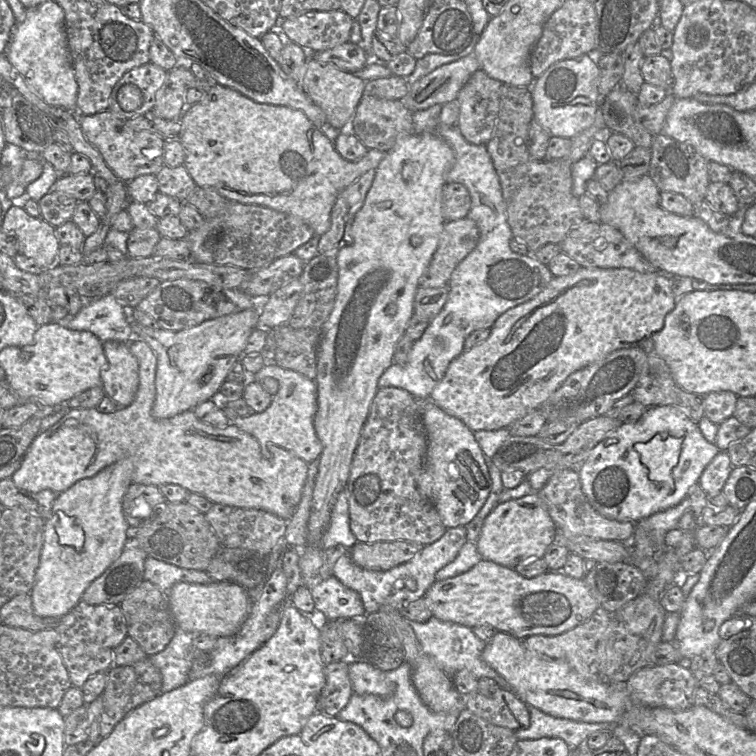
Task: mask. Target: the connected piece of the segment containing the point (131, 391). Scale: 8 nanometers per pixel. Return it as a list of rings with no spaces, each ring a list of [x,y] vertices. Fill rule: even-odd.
[[[106,341],[103,350],[107,363],[101,370],[101,386],[118,407],[127,407],[138,390],[138,361],[125,342]]]

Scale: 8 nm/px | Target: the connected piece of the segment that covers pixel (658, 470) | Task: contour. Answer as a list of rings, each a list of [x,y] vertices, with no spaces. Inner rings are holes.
[[[672,405],[654,406],[647,408],[638,421],[623,423],[609,432],[591,450],[578,468],[578,474],[584,494],[598,513],[620,522],[636,523],[678,505],[687,497],[689,488],[699,482],[704,469],[719,451],[704,438],[698,424],[686,412]]]

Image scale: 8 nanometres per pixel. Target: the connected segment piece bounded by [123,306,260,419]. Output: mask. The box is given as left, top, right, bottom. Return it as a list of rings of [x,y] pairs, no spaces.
[[[123,306],[123,312],[133,337],[146,342],[156,355],[156,397],[151,414],[156,419],[165,419],[193,410],[207,400],[218,399],[219,389],[228,372],[235,362],[240,361],[250,334],[258,327],[260,308],[206,320],[180,331],[141,325],[134,320],[131,306]]]

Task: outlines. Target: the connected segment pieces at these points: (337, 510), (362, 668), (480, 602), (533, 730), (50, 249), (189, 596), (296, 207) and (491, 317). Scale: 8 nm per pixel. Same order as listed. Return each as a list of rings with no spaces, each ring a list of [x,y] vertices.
[[[346,488],[337,497],[331,512],[330,523],[321,537],[319,544],[323,550],[342,544],[348,550],[358,541],[350,529],[348,491]]]
[[[349,660],[349,677],[353,693],[372,694],[387,698],[393,693],[393,687],[385,677],[385,672],[362,660]]]
[[[484,559],[464,573],[435,581],[424,598],[432,617],[469,628],[489,626],[520,640],[532,635],[565,633],[588,620],[600,607],[583,578],[575,579],[562,571],[526,578],[514,568]]]
[[[528,706],[530,725],[526,729],[515,732],[517,740],[538,740],[541,738],[560,738],[564,740],[571,750],[578,750],[582,743],[596,731],[610,731],[617,724],[585,723],[565,718],[556,718],[548,715],[538,708]]]
[[[11,206],[1,227],[15,239],[18,252],[34,259],[41,268],[48,269],[57,263],[60,244],[55,227],[41,217],[32,217],[23,207]]]
[[[213,581],[205,585],[176,583],[168,593],[167,600],[177,629],[192,635],[206,634],[216,638],[236,634],[246,621],[251,608],[247,590],[229,581]]]
[[[217,83],[208,90],[203,101],[186,107],[180,121],[181,132],[178,140],[181,142],[186,151],[183,166],[186,168],[197,186],[214,190],[229,201],[263,206],[278,212],[299,217],[312,228],[314,236],[322,236],[329,230],[331,225],[331,212],[340,193],[353,184],[367,171],[375,170],[386,154],[386,152],[376,149],[369,149],[360,160],[347,161],[335,150],[334,144],[308,119],[302,111],[283,105],[257,103],[239,92]]]
[[[436,104],[414,115],[413,132],[435,132],[453,149],[455,163],[447,174],[447,182],[461,183],[468,189],[471,207],[467,217],[477,224],[480,238],[475,249],[454,269],[448,282],[450,291],[446,303],[423,335],[414,341],[406,363],[393,363],[379,378],[379,388],[401,388],[420,399],[429,399],[451,361],[465,351],[464,342],[472,332],[491,329],[501,314],[534,298],[554,277],[547,265],[542,264],[533,254],[521,255],[512,251],[510,240],[514,236],[508,224],[507,205],[486,145],[471,144],[456,125],[441,124],[441,110],[442,105]]]

